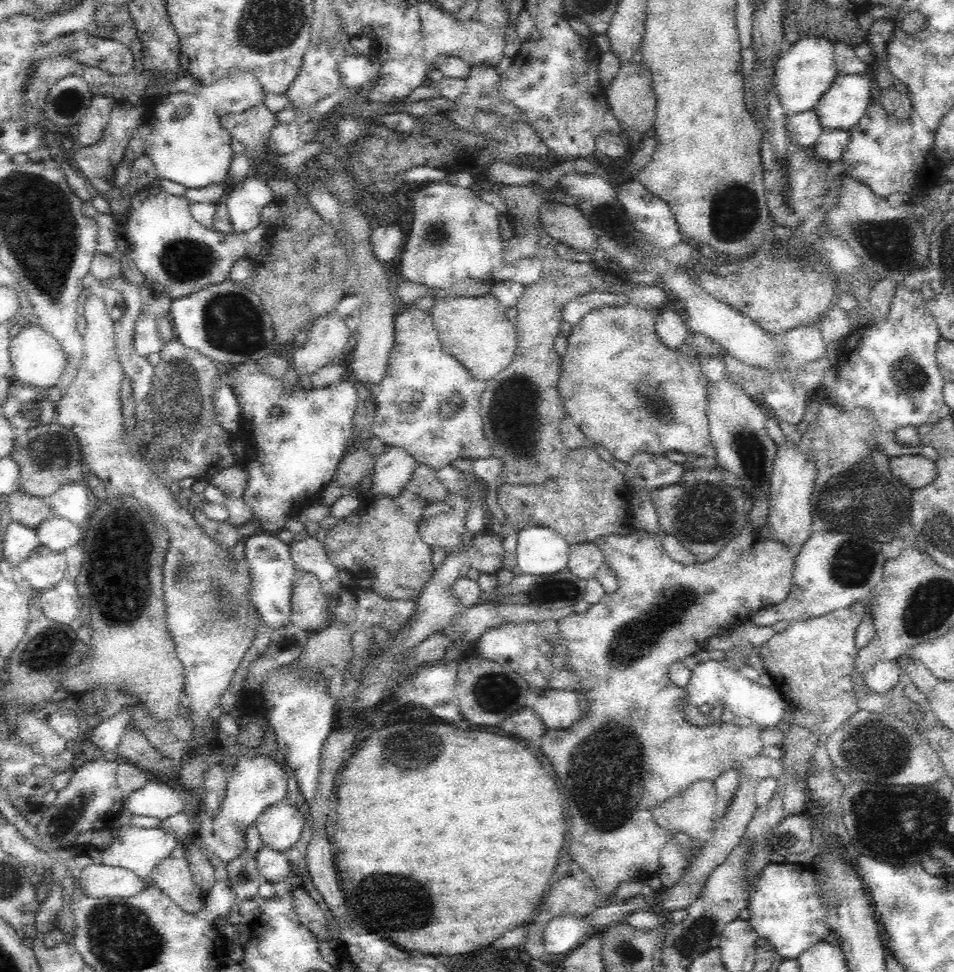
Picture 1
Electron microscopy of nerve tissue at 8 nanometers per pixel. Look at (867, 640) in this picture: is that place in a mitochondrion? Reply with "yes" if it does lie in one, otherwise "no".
no

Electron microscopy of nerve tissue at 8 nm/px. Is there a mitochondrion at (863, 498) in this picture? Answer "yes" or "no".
yes

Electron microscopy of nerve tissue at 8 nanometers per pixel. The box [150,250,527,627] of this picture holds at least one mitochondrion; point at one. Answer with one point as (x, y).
(230, 323)

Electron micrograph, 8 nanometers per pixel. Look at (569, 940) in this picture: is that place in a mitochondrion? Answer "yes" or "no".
no

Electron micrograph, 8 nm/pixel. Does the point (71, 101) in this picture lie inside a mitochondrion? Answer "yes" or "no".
yes

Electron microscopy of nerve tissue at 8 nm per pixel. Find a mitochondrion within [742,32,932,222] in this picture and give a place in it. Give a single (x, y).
(781, 160)

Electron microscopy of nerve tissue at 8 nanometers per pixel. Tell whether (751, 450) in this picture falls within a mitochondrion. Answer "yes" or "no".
yes

